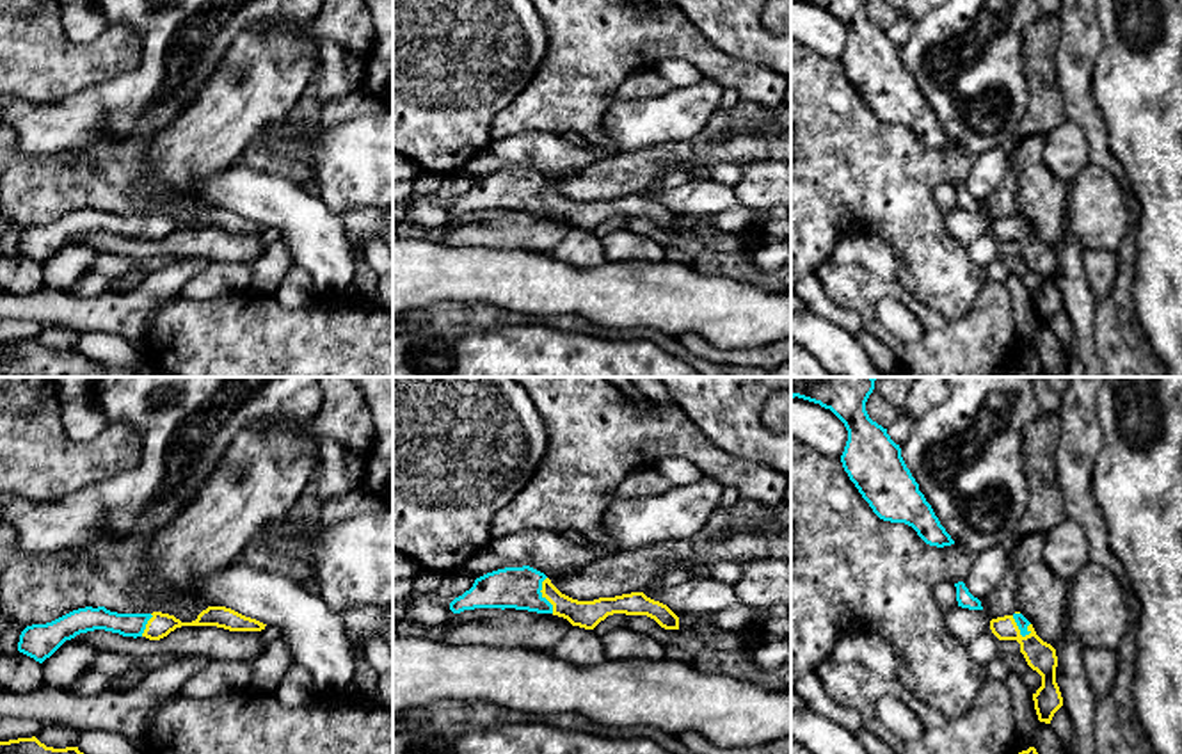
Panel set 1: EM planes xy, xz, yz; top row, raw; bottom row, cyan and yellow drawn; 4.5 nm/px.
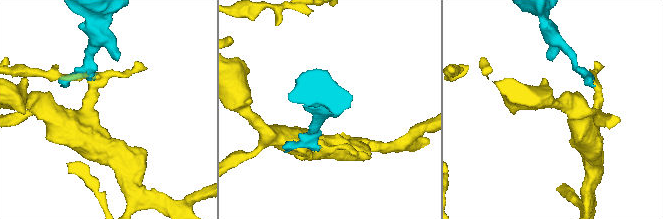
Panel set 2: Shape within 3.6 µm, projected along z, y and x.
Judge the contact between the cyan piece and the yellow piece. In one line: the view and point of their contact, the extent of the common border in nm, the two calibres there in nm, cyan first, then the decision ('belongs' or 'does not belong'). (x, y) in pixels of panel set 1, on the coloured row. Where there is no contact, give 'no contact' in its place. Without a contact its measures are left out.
yz (1017, 625) | 130 nm | 60/140 nm | belongs

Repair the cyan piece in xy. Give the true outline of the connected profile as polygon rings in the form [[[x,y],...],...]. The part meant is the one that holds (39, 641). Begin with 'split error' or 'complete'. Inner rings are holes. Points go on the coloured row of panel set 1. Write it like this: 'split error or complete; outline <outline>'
split error; outline [[[85,606],[52,622],[27,626],[20,635],[18,651],[43,663],[66,640],[71,640],[80,633],[105,630],[123,637],[160,640],[181,626],[217,626],[229,631],[261,631],[267,624],[226,606],[208,606],[192,622],[181,622],[174,615],[162,612],[117,614],[105,606]]]

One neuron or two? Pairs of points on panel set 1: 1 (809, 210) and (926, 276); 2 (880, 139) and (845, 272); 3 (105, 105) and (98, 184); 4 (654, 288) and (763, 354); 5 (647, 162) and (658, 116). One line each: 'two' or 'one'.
1: one
2: two
3: two
4: two
5: two

